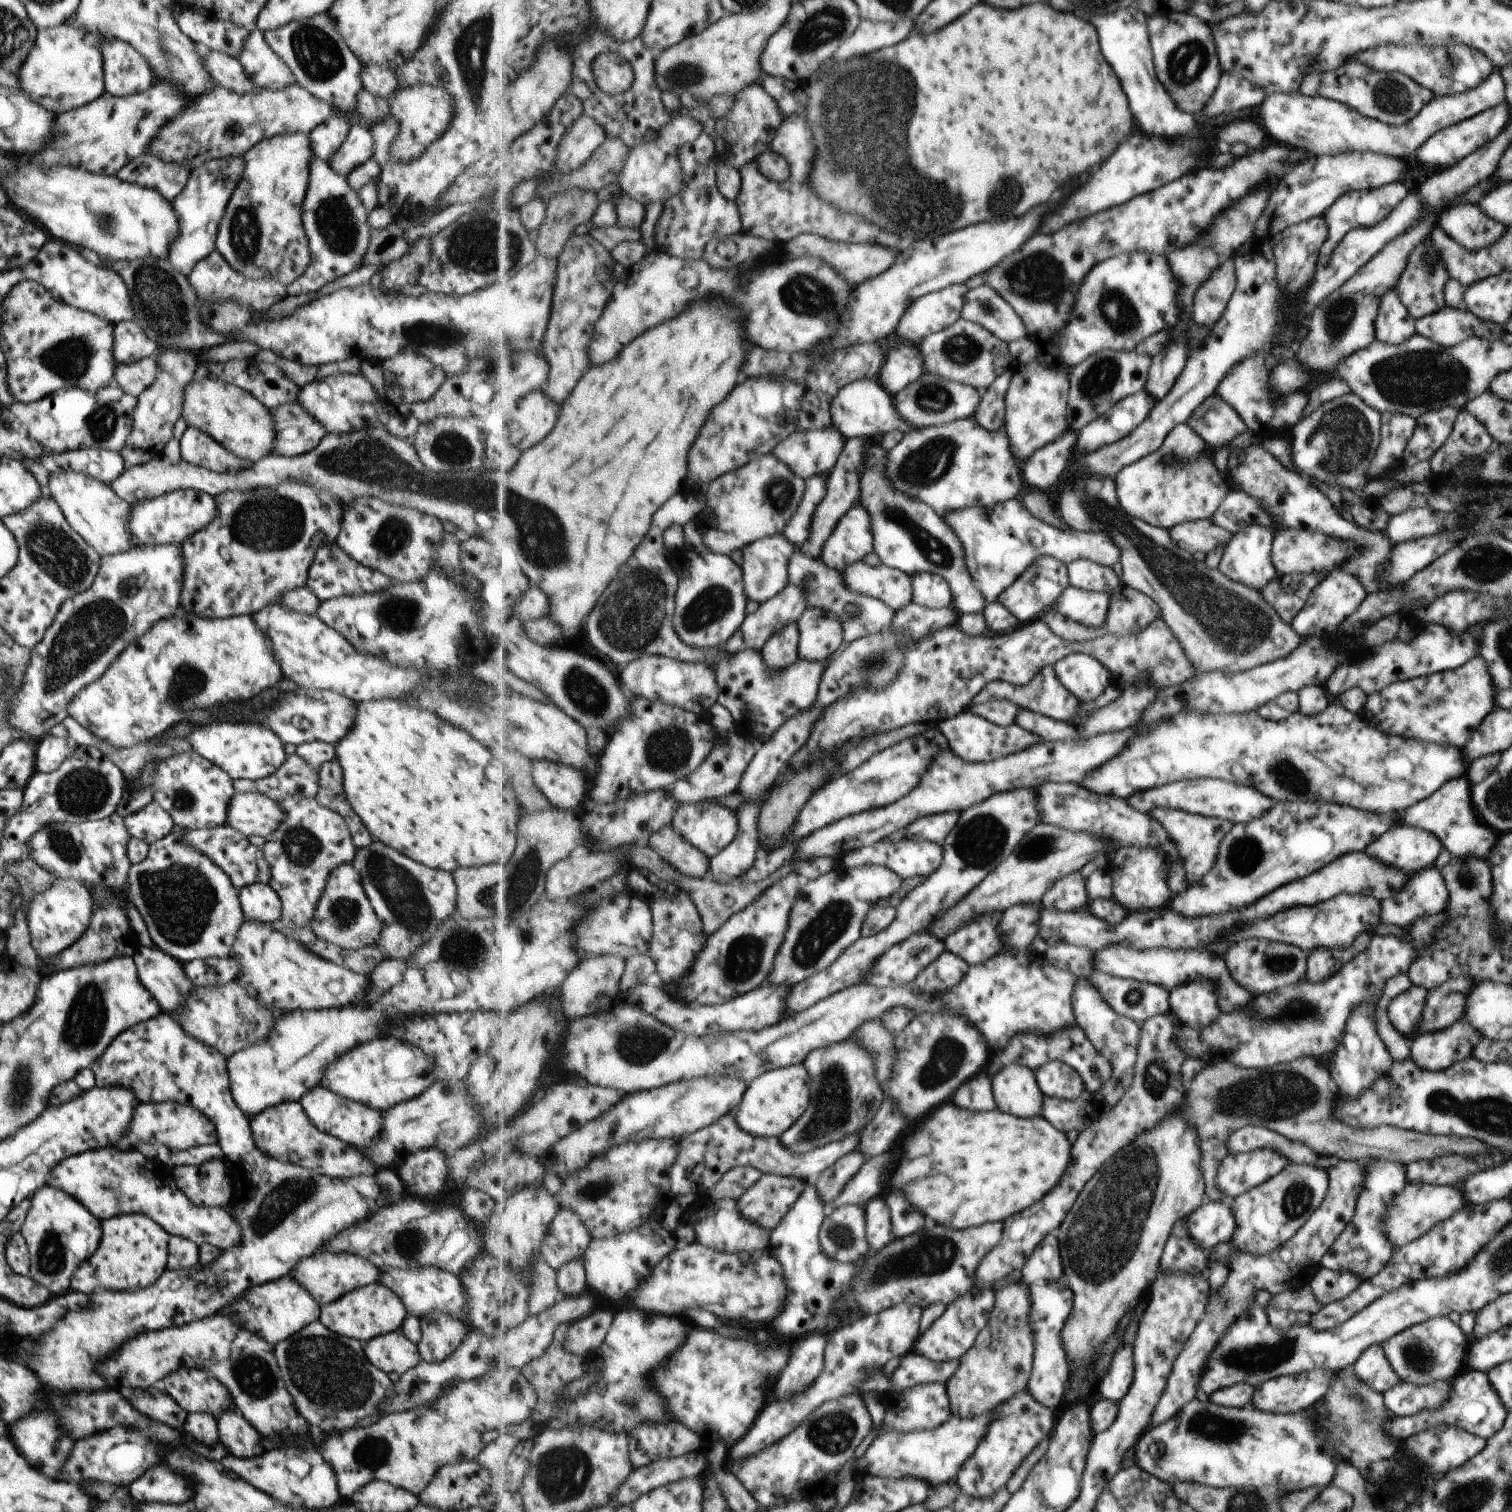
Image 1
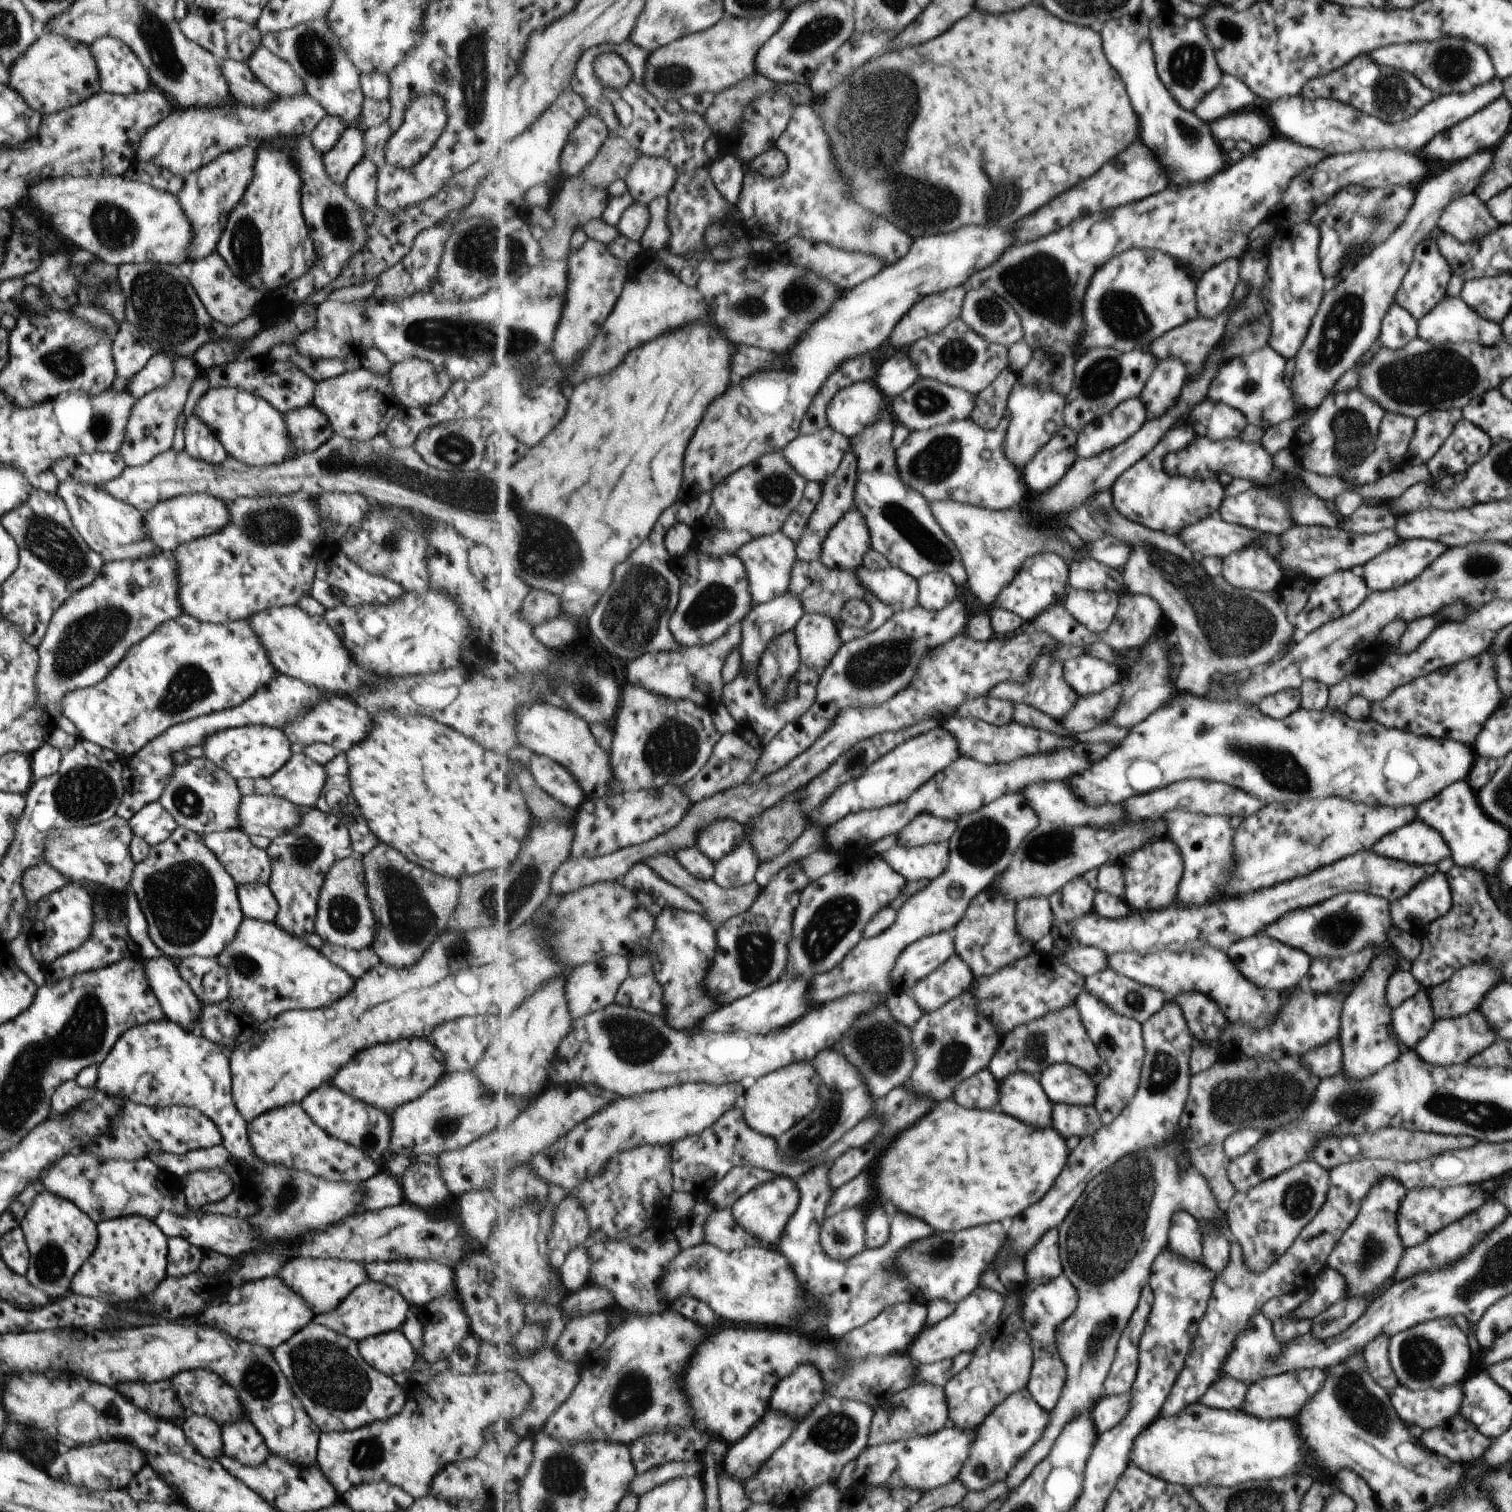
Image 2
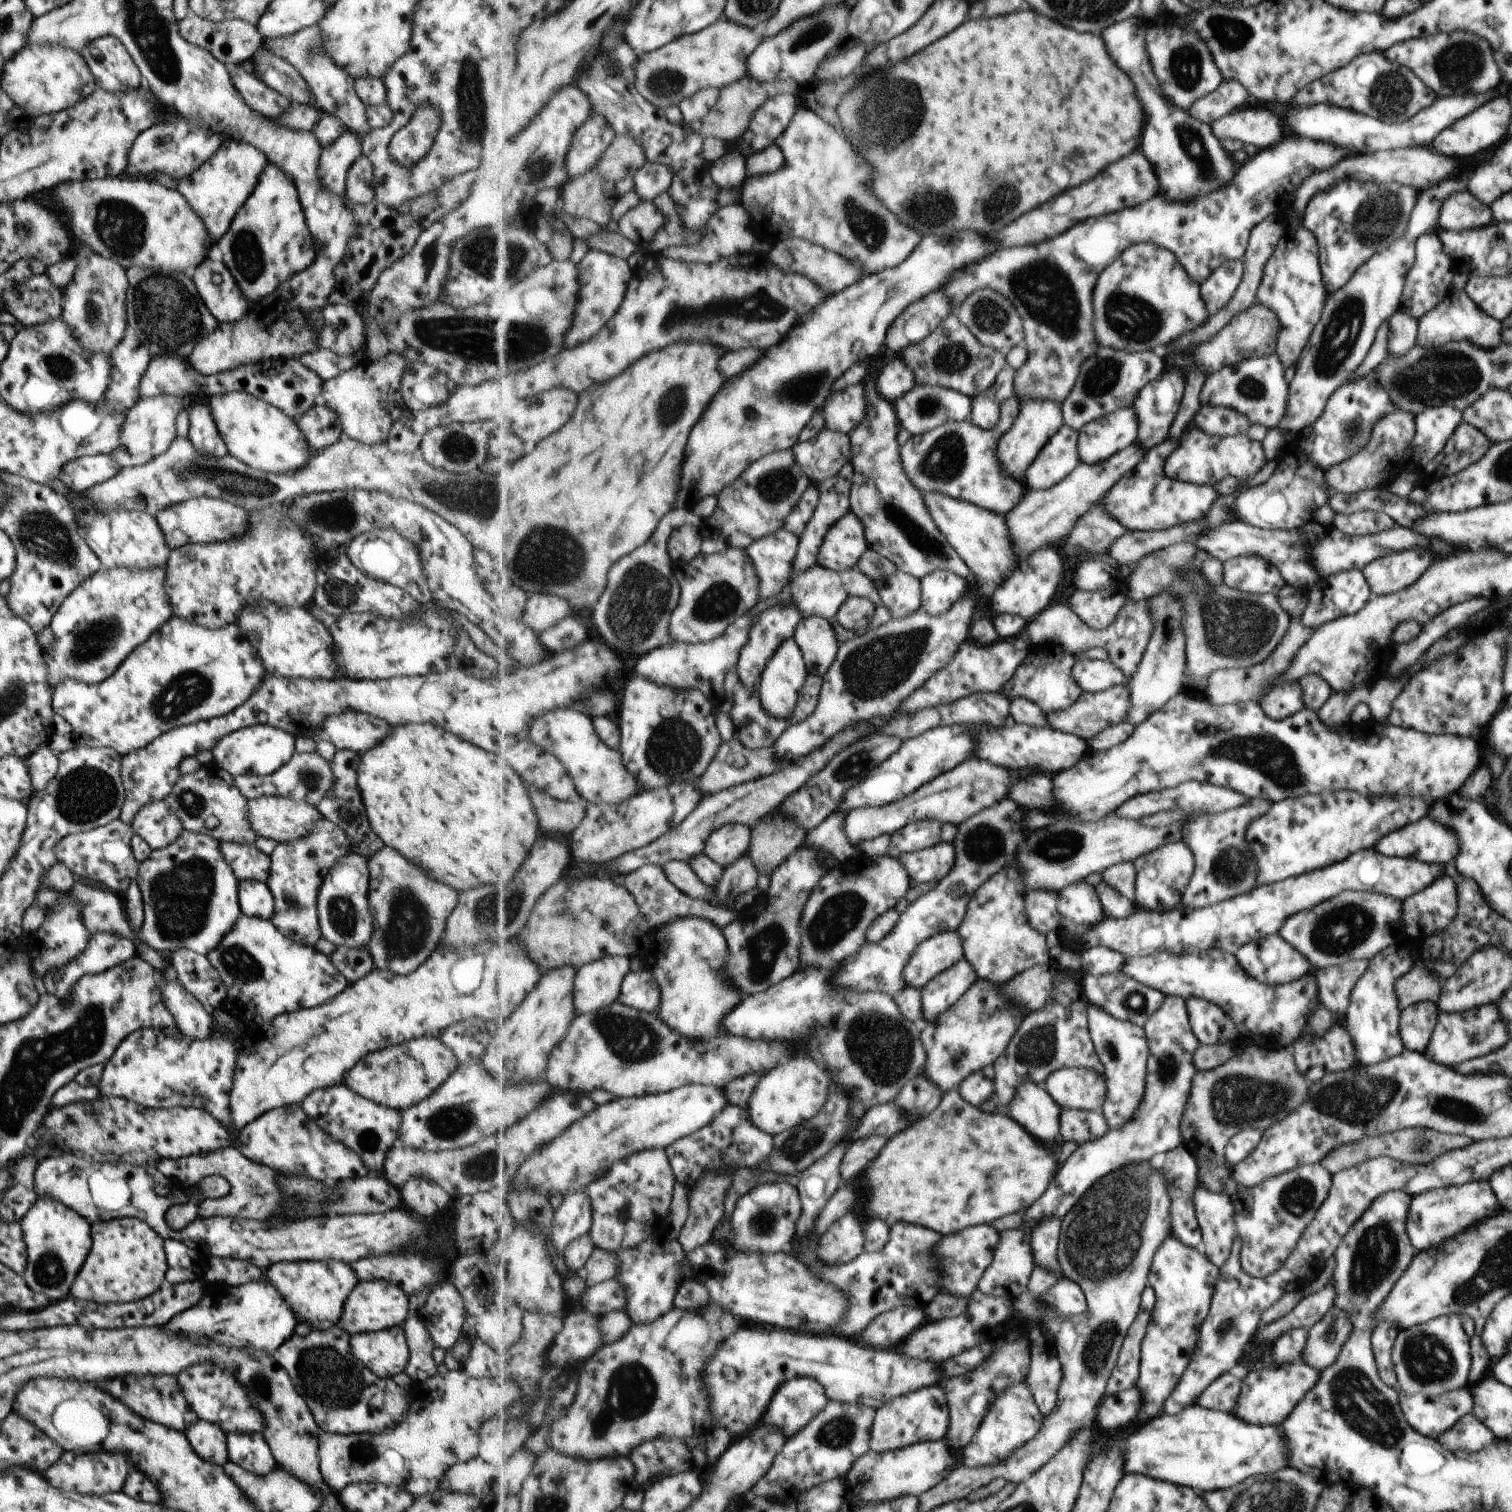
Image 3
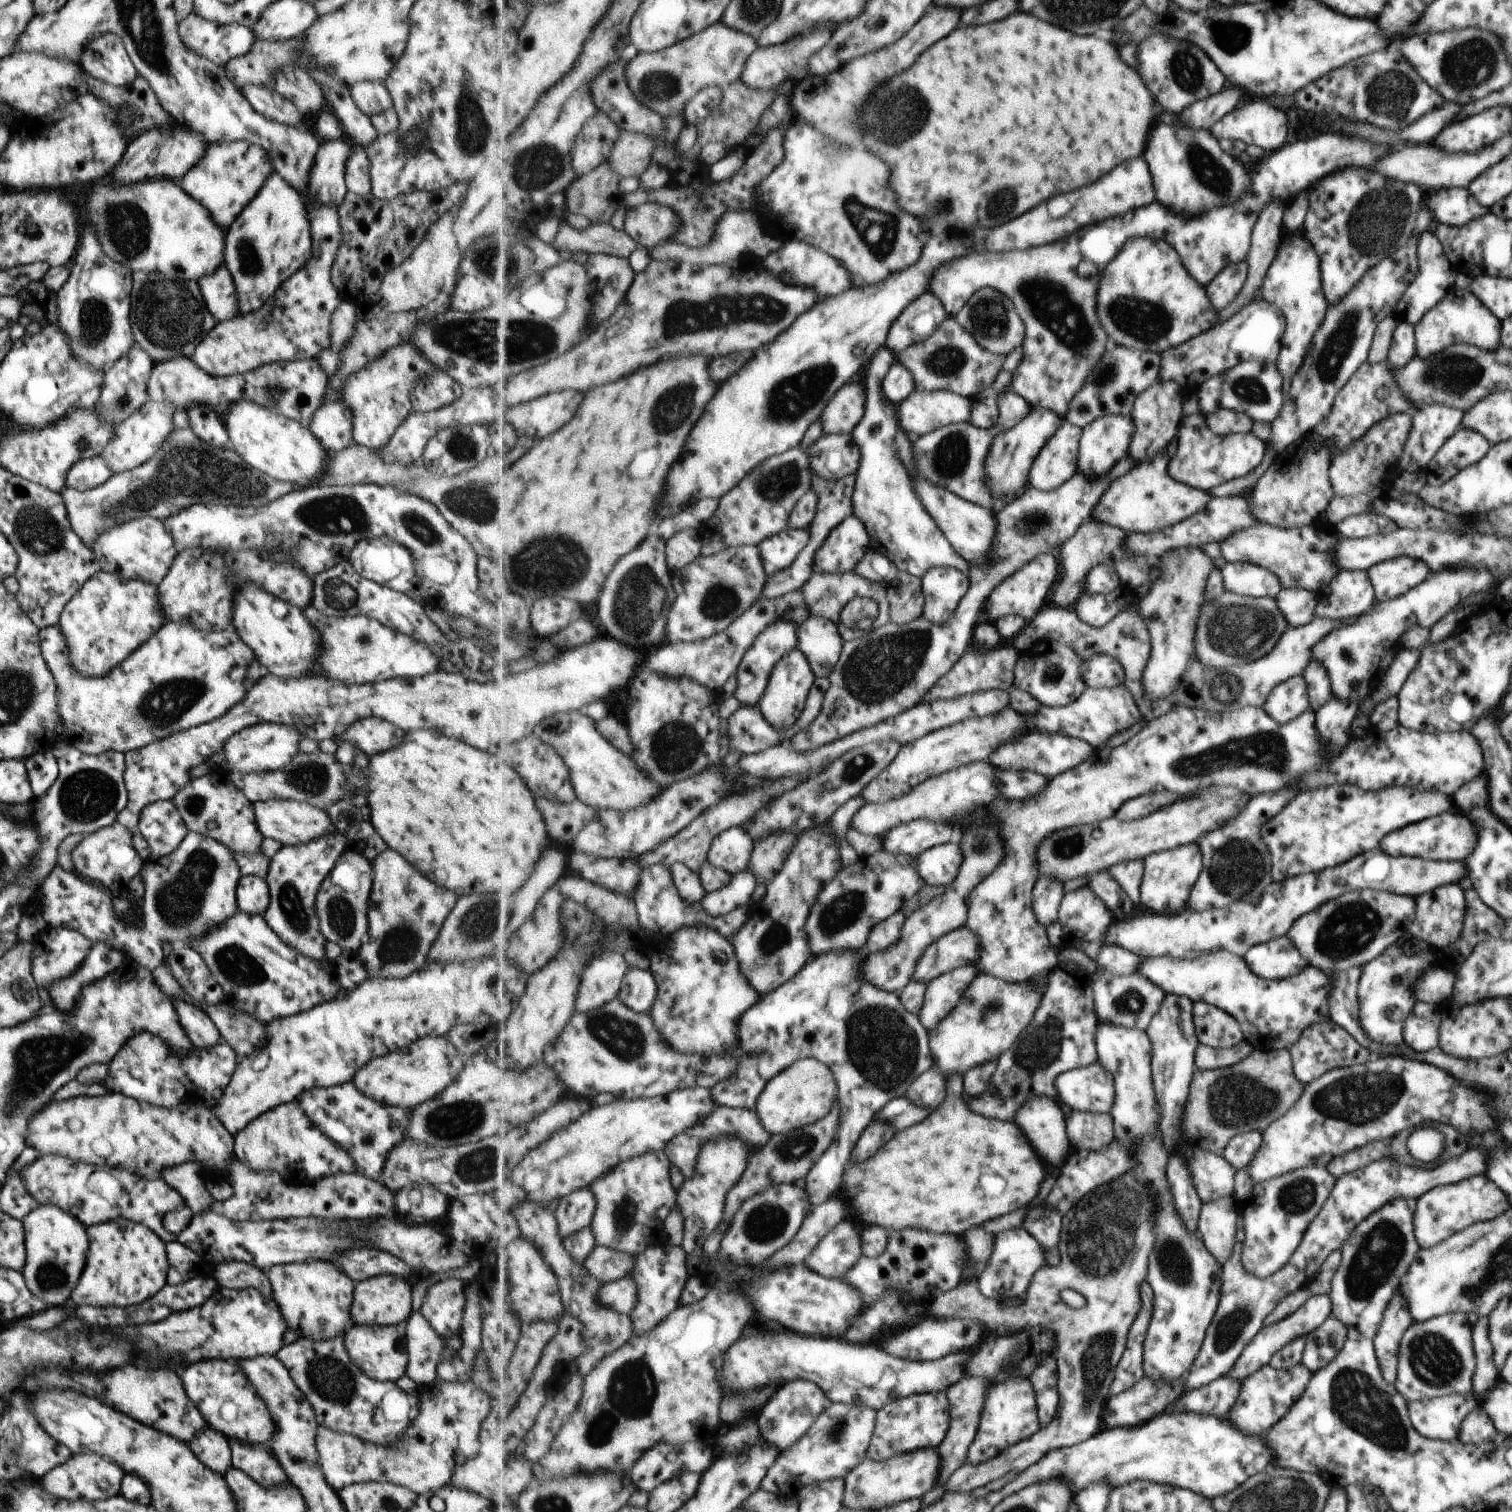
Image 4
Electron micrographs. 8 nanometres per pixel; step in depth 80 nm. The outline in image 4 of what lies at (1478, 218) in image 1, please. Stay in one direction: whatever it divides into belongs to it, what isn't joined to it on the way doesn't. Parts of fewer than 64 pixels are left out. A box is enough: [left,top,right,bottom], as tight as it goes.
[1426,187,1489,227]

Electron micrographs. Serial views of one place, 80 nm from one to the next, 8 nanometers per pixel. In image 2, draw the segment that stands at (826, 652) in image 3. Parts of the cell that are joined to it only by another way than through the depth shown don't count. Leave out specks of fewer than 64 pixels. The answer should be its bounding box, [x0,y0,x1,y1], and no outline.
[795,613,844,672]

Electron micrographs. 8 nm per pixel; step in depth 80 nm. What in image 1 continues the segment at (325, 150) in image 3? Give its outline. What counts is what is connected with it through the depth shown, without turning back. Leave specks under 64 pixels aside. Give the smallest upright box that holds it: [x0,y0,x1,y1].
[327,124,373,177]

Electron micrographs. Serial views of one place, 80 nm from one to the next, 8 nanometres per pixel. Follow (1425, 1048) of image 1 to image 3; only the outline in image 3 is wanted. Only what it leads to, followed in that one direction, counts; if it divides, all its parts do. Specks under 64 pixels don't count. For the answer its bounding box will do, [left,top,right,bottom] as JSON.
[1424,1003,1510,1065]

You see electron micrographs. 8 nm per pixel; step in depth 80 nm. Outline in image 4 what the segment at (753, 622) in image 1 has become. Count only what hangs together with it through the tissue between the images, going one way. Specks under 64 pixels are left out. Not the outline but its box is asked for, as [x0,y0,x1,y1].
[735,618,798,706]

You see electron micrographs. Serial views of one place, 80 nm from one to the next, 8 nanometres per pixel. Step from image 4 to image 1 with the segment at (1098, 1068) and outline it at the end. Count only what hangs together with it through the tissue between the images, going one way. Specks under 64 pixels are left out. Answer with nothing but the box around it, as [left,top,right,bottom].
[1036,1061,1088,1100]

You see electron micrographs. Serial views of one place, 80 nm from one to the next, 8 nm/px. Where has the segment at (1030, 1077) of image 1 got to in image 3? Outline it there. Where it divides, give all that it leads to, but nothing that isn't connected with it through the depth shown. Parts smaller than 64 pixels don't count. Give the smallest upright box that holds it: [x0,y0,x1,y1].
[1008,1080,1063,1145]

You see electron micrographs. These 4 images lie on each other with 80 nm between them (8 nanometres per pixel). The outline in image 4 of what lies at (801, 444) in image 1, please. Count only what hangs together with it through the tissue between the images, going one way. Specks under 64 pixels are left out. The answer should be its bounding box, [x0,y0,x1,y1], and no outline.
[807,434,862,480]

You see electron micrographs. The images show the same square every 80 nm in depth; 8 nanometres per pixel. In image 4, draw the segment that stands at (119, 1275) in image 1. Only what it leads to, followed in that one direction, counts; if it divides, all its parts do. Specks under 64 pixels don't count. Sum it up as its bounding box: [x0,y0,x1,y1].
[68,1218,168,1307]

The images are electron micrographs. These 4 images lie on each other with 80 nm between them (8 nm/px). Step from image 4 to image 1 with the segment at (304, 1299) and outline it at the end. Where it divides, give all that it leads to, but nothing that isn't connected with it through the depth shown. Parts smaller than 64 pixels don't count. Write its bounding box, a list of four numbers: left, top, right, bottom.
[288,1253,379,1307]

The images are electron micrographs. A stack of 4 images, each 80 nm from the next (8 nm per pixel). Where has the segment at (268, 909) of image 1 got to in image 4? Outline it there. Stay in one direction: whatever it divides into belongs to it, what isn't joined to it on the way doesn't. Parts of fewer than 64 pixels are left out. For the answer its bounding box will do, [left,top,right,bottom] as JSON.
[235,875,269,916]

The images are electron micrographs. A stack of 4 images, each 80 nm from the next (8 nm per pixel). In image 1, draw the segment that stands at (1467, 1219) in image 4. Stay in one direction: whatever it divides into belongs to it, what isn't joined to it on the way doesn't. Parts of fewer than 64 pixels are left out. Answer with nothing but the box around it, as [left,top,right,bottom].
[1383,1183,1469,1248]

